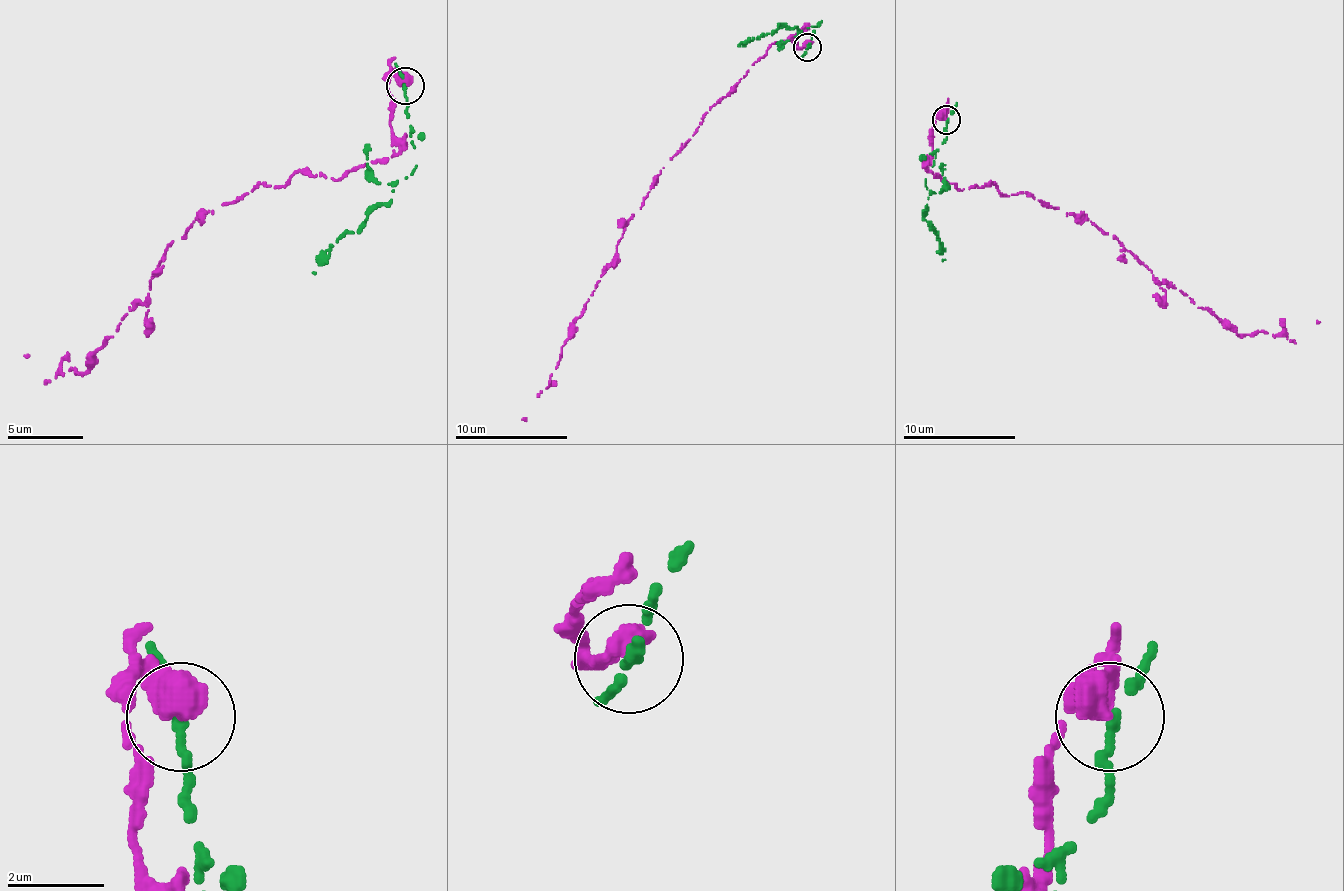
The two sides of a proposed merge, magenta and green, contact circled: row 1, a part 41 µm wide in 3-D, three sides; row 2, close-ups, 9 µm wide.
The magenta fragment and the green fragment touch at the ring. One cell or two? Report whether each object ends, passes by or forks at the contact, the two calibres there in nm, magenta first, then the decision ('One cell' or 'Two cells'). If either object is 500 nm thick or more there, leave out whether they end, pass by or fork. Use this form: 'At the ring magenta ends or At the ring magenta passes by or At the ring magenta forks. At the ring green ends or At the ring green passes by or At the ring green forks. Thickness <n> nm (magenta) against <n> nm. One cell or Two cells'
Thickness 550 nm (magenta) against 180 nm. Two cells

